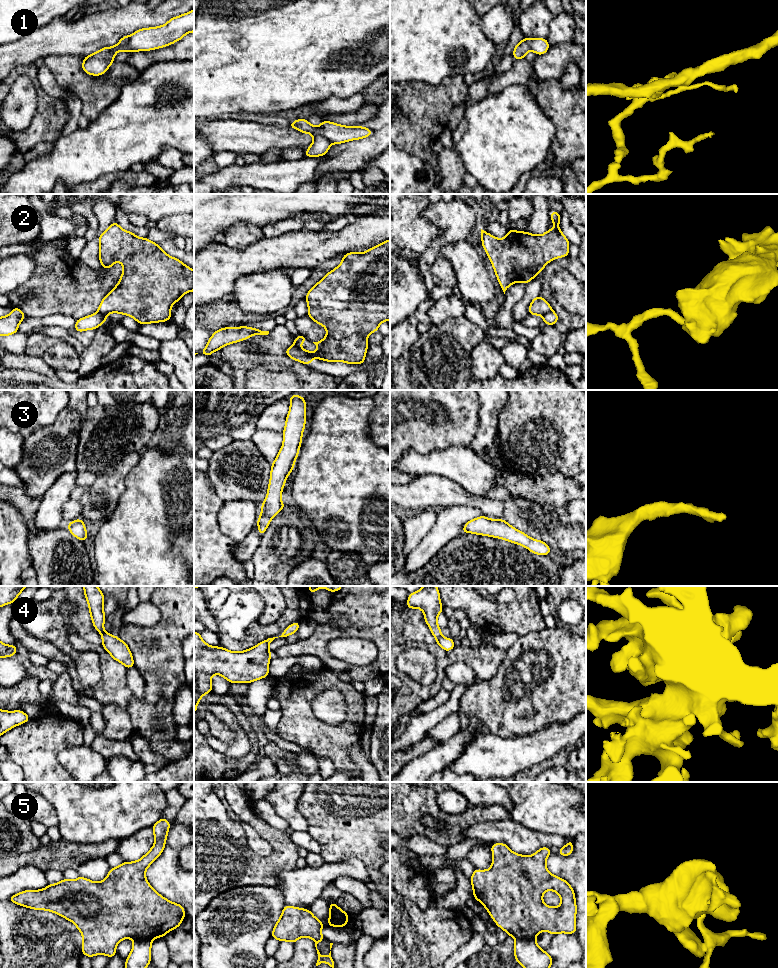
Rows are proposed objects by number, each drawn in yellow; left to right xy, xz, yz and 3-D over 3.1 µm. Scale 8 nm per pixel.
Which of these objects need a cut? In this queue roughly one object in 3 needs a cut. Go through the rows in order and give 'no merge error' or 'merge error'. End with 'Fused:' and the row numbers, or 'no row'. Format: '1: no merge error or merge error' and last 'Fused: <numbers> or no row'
1: merge error
2: merge error
3: no merge error
4: no merge error
5: merge error
Fused: 1, 2, 5

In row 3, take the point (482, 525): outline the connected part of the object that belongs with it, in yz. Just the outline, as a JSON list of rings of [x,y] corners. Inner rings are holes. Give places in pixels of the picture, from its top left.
[[[484,515],[468,521],[461,533],[500,538],[521,546],[537,555],[549,555],[551,548],[543,541],[533,539],[524,532],[517,530],[504,519],[489,519]]]

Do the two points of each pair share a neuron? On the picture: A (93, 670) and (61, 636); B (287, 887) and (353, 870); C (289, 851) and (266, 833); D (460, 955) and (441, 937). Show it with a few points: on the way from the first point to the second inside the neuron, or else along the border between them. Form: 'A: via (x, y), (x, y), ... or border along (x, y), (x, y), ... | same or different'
A: via (84, 661), (64, 645) | same
B: via (303, 886), (329, 871), (337, 870) | same
C: via (283, 845), (272, 835) | same
D: border along (472, 935), (449, 957) | different

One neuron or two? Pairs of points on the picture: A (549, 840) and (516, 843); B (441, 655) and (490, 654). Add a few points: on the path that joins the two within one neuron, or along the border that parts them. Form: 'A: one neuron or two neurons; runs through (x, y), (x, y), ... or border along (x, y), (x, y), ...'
A: one neuron; runs through (541, 840), (524, 841)
B: one neuron; runs through (453, 656), (478, 656)

